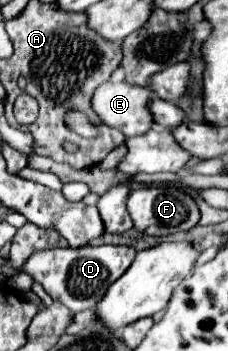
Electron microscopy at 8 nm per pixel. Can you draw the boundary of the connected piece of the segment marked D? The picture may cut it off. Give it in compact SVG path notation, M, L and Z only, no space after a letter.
M97 245L97 247L81 247L81 249L47 249L33 253L21 267L21 273L31 275L37 283L41 283L53 301L63 303L71 311L85 311L97 305L111 283L115 283L133 263L137 251L125 245Z

